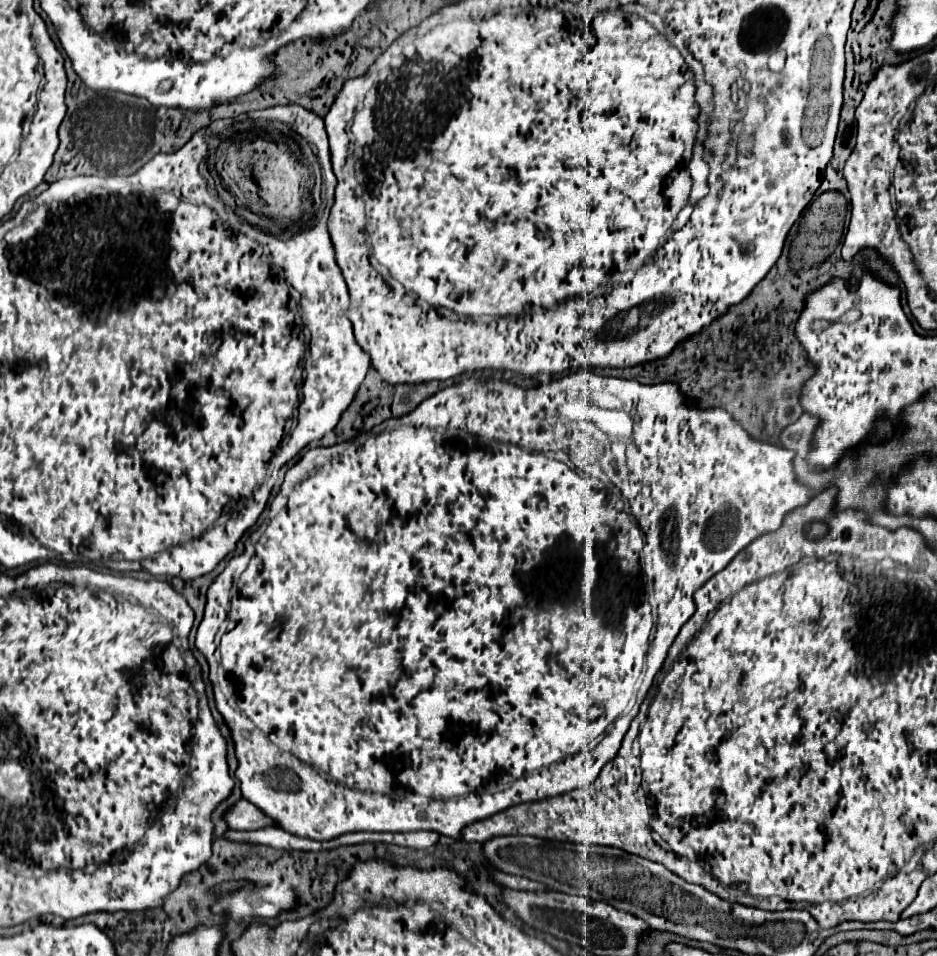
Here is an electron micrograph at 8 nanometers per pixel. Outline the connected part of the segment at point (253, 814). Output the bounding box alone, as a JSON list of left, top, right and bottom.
[224,799,274,831]

